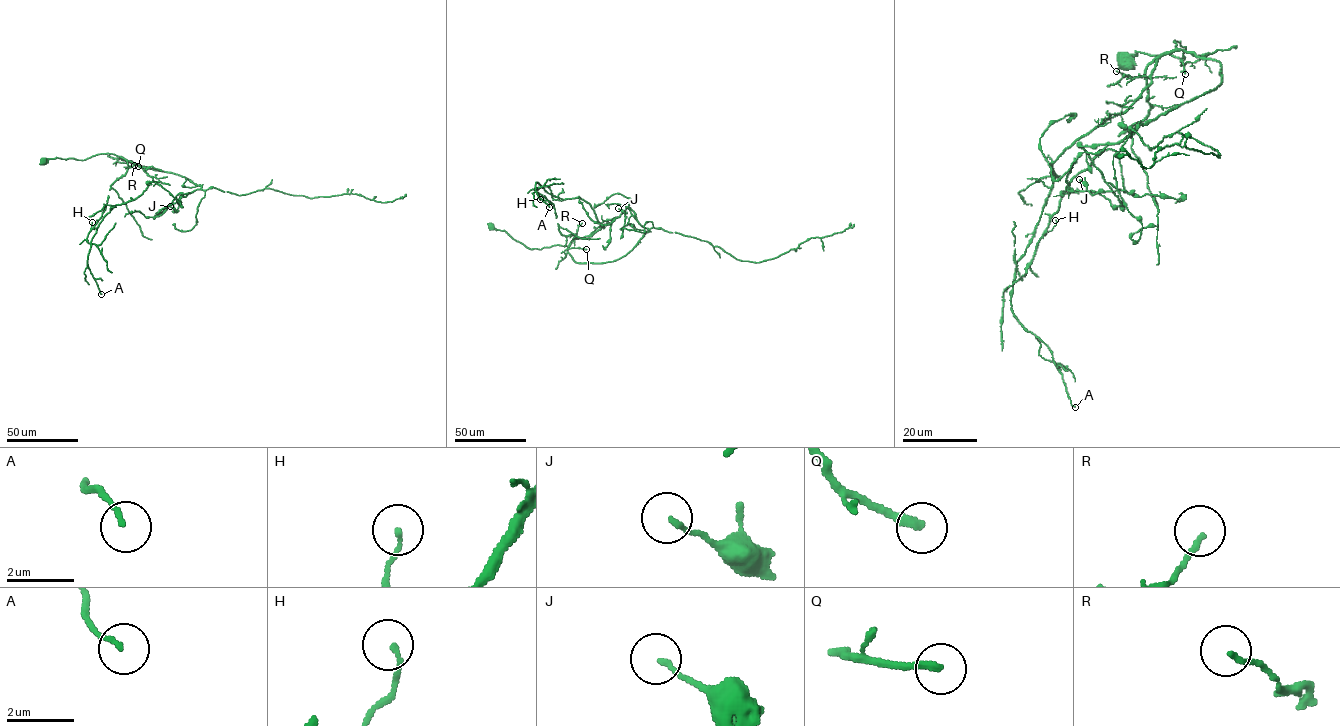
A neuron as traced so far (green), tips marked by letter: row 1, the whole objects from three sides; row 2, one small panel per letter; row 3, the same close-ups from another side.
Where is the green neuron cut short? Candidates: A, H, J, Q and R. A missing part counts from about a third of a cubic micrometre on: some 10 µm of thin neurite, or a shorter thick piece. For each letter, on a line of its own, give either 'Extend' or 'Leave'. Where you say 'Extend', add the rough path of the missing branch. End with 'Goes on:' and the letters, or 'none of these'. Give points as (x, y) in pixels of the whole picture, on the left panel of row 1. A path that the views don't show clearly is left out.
A: Leave
H: Leave
J: Leave
Q: Leave
R: Leave
Goes on: none of these

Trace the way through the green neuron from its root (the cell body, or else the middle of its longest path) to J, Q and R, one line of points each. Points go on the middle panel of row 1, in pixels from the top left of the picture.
J: (492, 227), (531, 249), (567, 246), (576, 262), (602, 263), (649, 231), (632, 215), (624, 225), (618, 208)
Q: (492, 227), (505, 231), (531, 249), (567, 246), (565, 255), (566, 249), (586, 249)
R: (492, 227), (505, 231), (531, 249), (541, 249), (568, 246), (582, 223)

